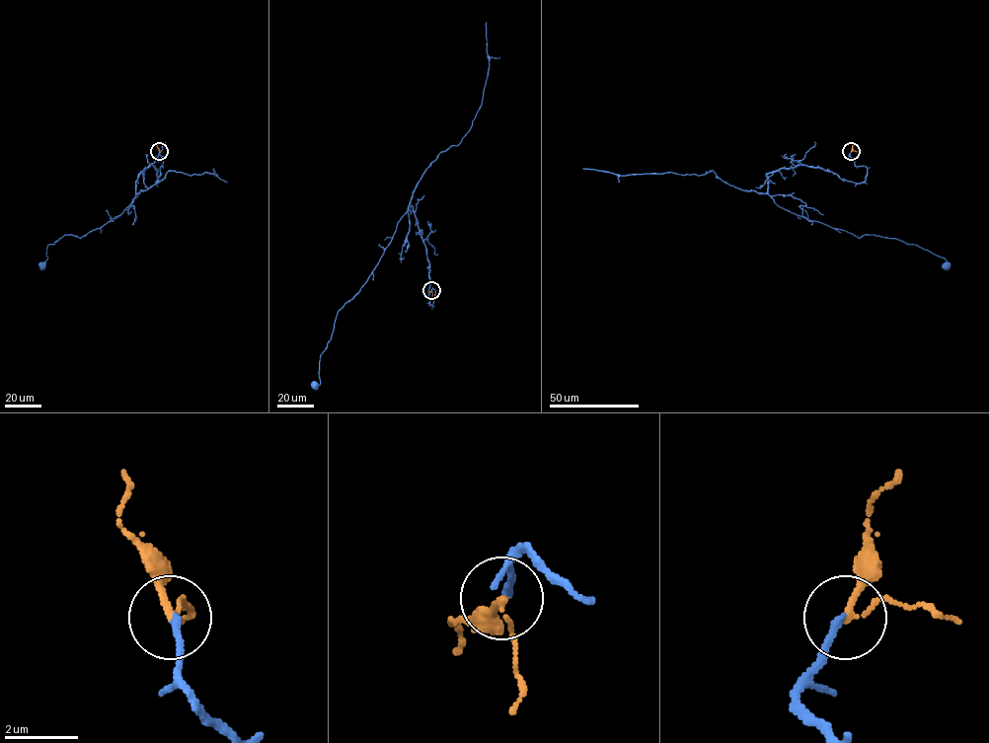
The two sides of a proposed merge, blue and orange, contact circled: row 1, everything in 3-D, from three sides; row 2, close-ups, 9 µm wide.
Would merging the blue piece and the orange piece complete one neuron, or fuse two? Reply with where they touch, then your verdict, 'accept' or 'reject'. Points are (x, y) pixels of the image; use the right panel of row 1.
place (851, 151); accept

